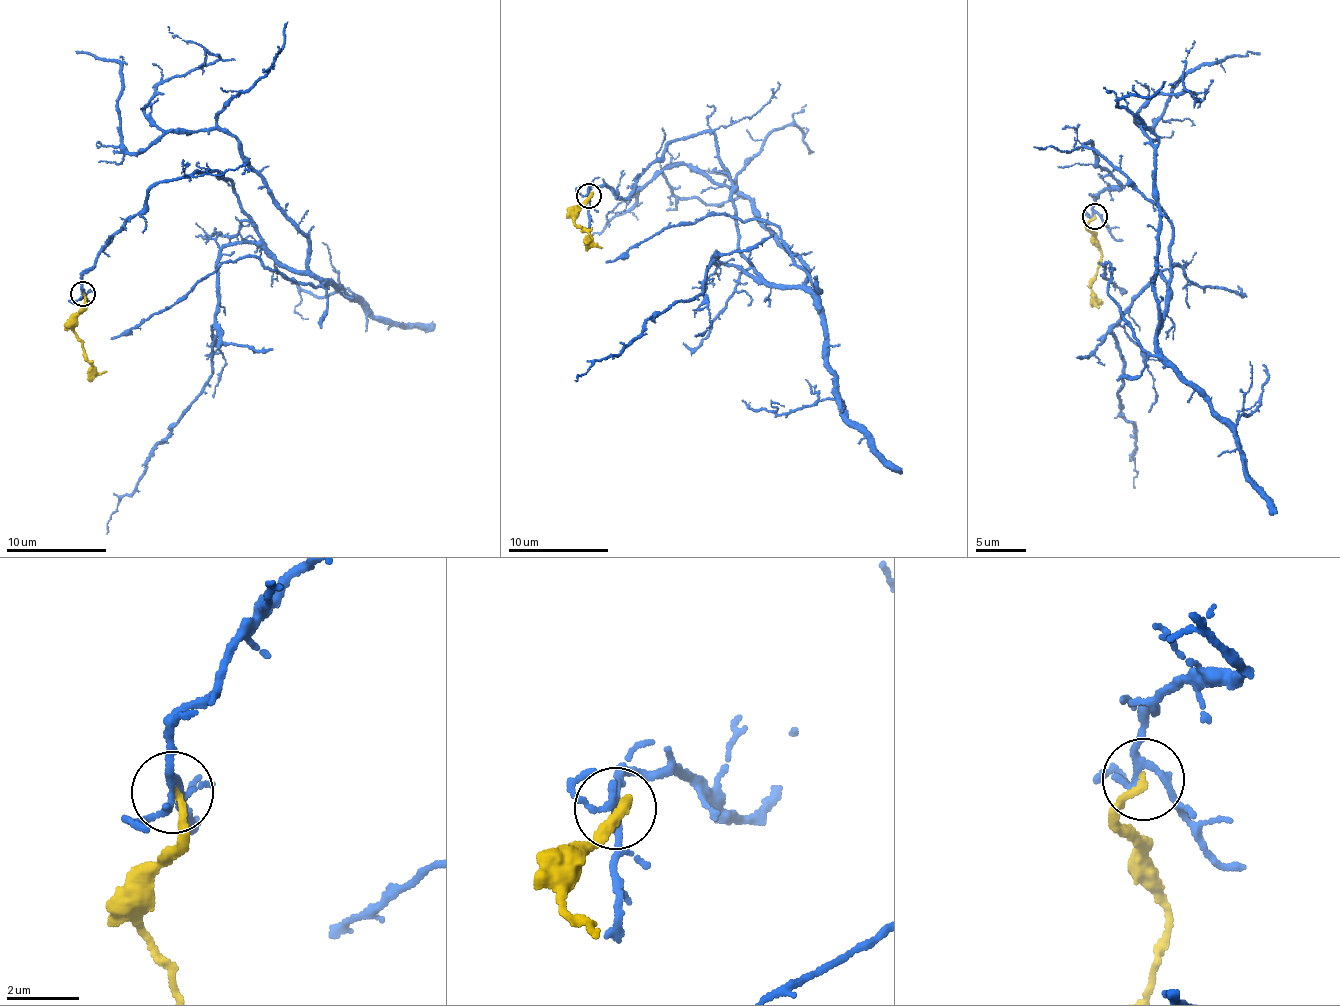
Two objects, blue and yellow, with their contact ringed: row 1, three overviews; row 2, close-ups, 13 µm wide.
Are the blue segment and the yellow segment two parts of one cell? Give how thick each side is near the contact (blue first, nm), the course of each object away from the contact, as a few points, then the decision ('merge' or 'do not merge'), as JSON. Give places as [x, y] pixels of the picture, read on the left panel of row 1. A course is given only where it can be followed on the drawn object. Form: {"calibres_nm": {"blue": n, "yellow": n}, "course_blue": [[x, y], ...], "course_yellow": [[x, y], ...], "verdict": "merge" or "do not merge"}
{"calibres_nm": {"blue": 170, "yellow": 180}, "course_blue": [[81, 294], [152, 189], [199, 170], [283, 266], [309, 233], [232, 135], [128, 152], [119, 66], [74, 51]], "course_yellow": [[81, 294], [83, 312], [76, 318], [75, 337], [91, 368], [107, 370]], "verdict": "do not merge"}

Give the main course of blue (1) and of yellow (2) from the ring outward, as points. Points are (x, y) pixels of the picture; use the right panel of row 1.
1: (1094, 216), (1120, 187), (1091, 144), (1170, 224), (1158, 335), (1135, 119), (1259, 51)
2: (1094, 216), (1089, 221), (1089, 232), (1094, 238), (1100, 258), (1090, 293), (1099, 307)

